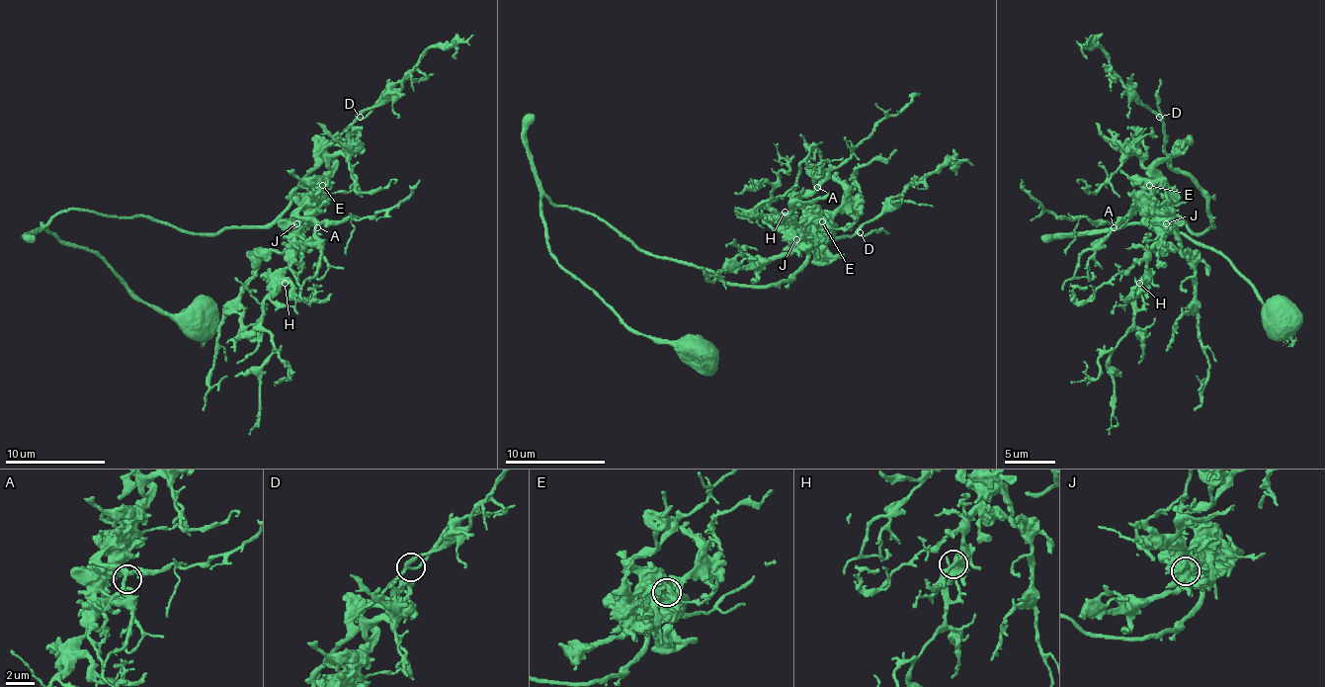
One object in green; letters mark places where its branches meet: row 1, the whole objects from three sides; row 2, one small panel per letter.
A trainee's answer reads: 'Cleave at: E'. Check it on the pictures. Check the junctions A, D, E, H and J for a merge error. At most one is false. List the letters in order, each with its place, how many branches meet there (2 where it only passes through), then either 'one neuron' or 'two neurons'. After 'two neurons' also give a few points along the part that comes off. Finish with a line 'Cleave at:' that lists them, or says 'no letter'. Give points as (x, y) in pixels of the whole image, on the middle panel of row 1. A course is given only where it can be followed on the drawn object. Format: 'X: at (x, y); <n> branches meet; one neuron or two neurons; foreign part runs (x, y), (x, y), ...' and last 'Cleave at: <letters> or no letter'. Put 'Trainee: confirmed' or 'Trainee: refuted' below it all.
A: at (817, 187); 3 branches meet; one neuron
D: at (860, 232); 3 branches meet; one neuron
E: at (822, 221); 3 branches meet; one neuron
H: at (785, 212); 2 branches meet; one neuron
J: at (796, 239); 3 branches meet; one neuron
Cleave at: no letter
Trainee: refuted

